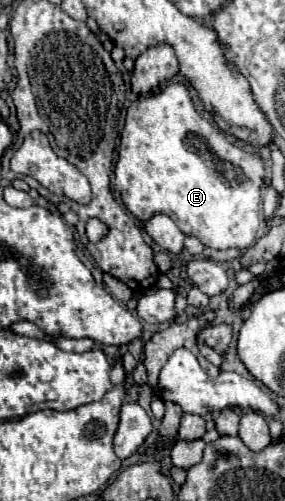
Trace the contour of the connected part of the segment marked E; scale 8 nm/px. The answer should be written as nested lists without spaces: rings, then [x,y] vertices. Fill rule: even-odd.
[[[167,84],[159,92],[139,96],[139,100],[127,108],[115,162],[115,188],[121,192],[125,208],[141,222],[157,214],[167,214],[183,234],[197,238],[207,248],[245,250],[255,244],[257,238],[263,172],[265,164],[259,156],[231,144],[223,130],[195,110],[185,84]]]

